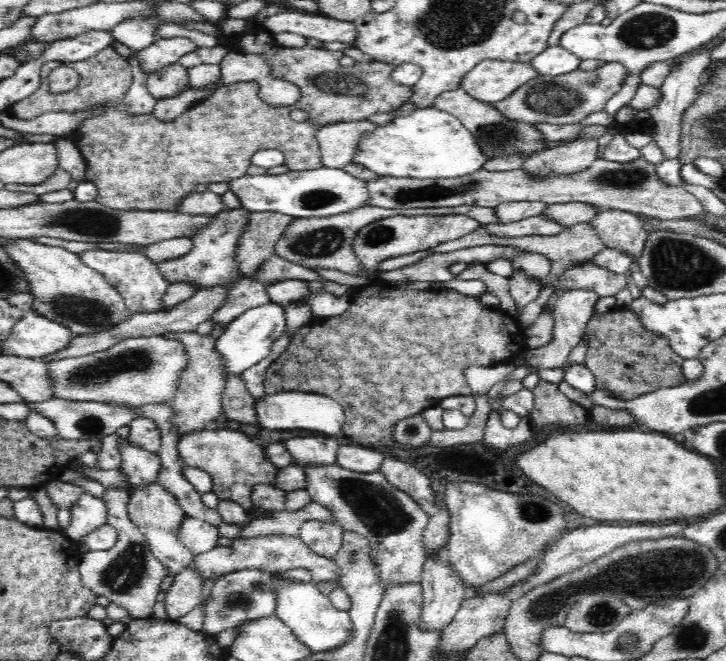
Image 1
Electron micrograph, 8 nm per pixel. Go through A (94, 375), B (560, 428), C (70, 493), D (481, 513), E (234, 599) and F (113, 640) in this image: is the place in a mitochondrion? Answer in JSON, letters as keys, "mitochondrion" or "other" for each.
{"A":"mitochondrion","B":"other","C":"other","D":"other","E":"mitochondrion","F":"other"}

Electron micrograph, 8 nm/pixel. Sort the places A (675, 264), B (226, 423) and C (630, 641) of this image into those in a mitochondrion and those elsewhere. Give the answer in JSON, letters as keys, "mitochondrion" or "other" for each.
{"A":"mitochondrion","B":"other","C":"mitochondrion"}

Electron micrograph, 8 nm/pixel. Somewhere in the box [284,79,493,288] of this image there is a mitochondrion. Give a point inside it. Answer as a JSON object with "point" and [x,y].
{"point":[434,191]}

